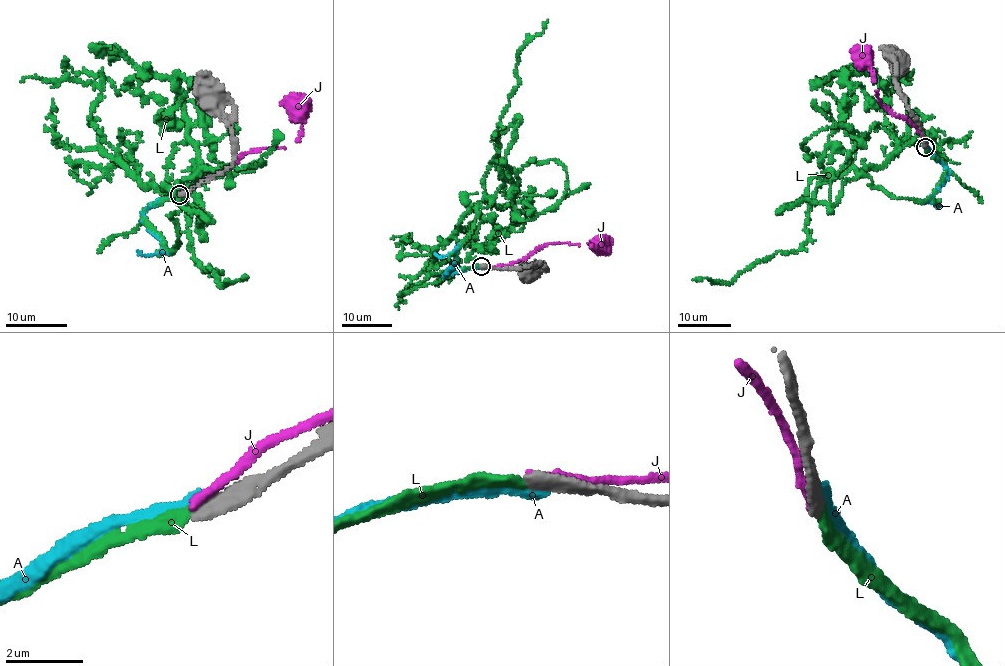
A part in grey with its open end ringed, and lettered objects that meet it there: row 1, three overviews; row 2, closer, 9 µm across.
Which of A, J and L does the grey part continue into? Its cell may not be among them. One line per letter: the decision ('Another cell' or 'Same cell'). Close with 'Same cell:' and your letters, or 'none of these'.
A: Another cell
J: Another cell
L: Same cell
Same cell: L

